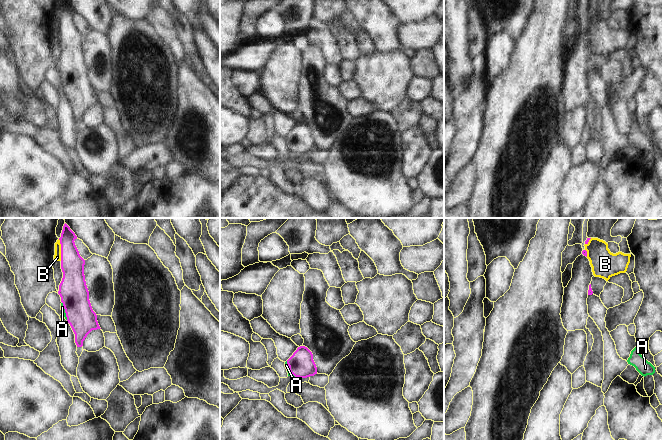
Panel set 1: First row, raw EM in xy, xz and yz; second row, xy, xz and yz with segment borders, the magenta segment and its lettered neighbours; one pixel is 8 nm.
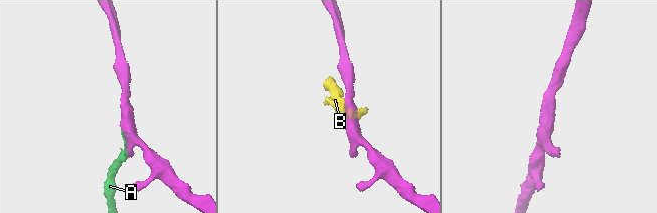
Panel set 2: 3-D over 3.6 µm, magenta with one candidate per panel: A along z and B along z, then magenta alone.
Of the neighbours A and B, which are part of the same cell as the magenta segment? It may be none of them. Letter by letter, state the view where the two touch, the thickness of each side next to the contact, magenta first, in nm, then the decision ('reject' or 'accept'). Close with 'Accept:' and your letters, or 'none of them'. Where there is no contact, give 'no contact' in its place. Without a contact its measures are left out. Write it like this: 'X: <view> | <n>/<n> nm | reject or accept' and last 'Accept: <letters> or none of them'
A: xy | 220/30 nm | accept
B: xy | 190/60 nm | reject
Accept: A

